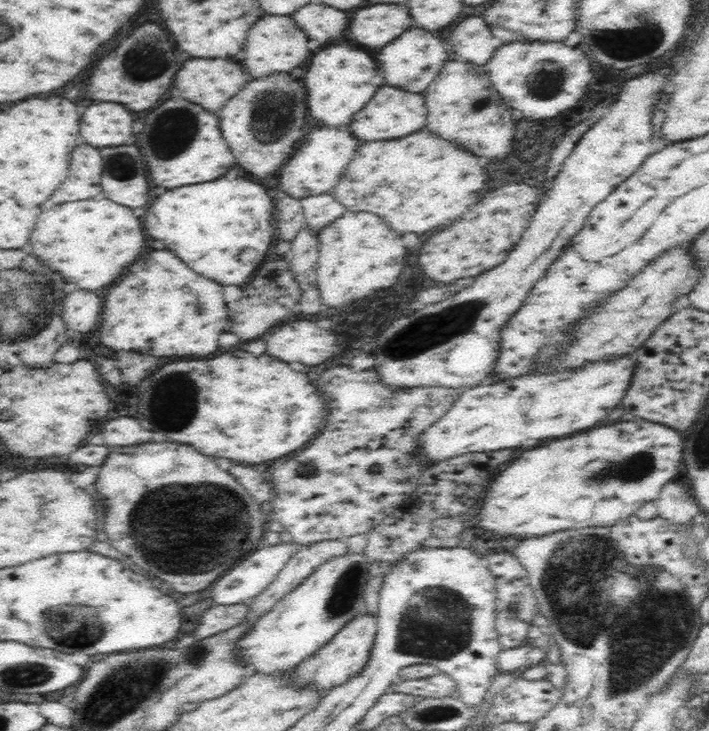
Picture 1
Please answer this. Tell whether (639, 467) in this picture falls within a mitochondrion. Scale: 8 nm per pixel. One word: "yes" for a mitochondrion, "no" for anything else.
yes

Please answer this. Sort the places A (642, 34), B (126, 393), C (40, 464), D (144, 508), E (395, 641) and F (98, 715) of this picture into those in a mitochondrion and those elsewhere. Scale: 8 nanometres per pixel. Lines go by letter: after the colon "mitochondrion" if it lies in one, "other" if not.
A: mitochondrion
B: other
C: other
D: mitochondrion
E: mitochondrion
F: mitochondrion

